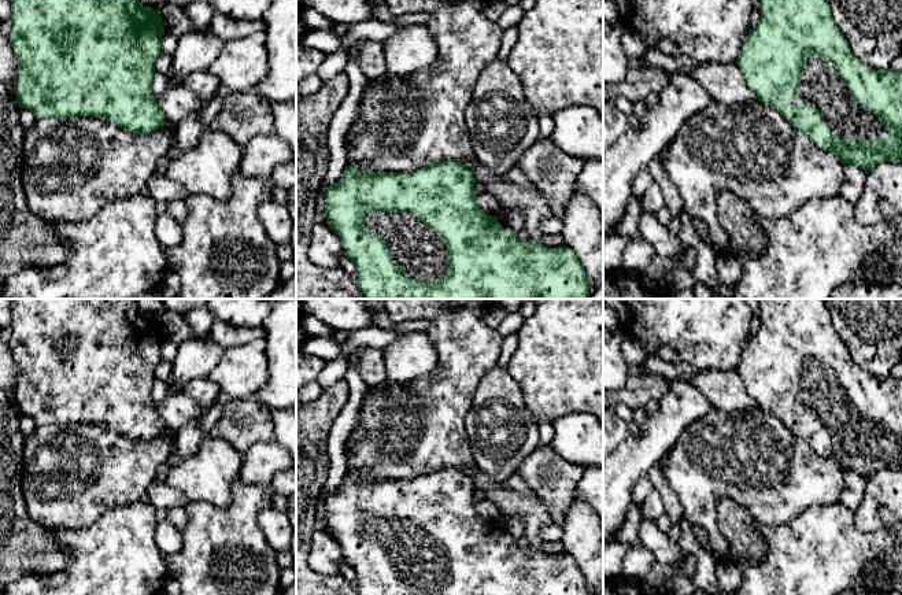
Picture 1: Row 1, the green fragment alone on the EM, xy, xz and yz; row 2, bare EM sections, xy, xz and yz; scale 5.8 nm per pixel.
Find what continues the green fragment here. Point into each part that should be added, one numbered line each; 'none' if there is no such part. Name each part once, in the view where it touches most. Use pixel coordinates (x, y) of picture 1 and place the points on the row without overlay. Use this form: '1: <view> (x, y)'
1: yz (820, 392)

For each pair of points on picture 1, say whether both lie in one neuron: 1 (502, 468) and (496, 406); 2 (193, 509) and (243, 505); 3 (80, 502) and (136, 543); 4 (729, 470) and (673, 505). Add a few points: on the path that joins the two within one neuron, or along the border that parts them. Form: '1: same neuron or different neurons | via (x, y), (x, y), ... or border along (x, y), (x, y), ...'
1: same neuron | via (501, 453), (499, 421)
2: same neuron | via (206, 514), (230, 514)
3: different neurons | border along (129, 503), (103, 512), (88, 525), (69, 528)
4: different neurons | border along (664, 472), (664, 479), (681, 503), (686, 517)

